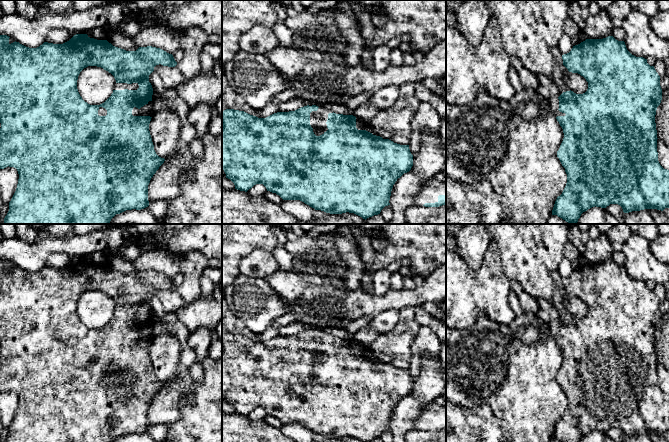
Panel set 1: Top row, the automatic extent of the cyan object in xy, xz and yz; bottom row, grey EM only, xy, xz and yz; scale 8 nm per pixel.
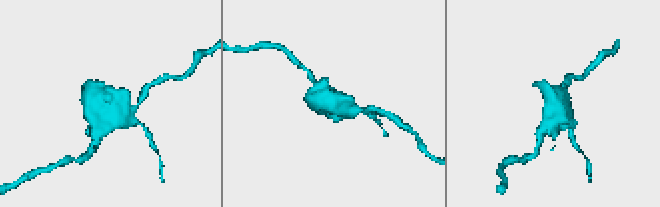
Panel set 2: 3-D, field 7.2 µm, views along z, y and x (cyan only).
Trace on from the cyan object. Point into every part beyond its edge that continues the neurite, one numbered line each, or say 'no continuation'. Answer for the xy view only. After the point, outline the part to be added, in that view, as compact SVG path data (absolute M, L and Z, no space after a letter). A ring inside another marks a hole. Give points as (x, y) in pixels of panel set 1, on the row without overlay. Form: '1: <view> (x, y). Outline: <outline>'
1: xy (118, 310). Outline: M116 307L114 310L114 314L137 314L139 312L138 307L132 307L132 308L127 308L127 307Z

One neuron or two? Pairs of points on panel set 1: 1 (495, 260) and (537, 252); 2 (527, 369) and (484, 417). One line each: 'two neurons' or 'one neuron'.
1: two neurons
2: two neurons

